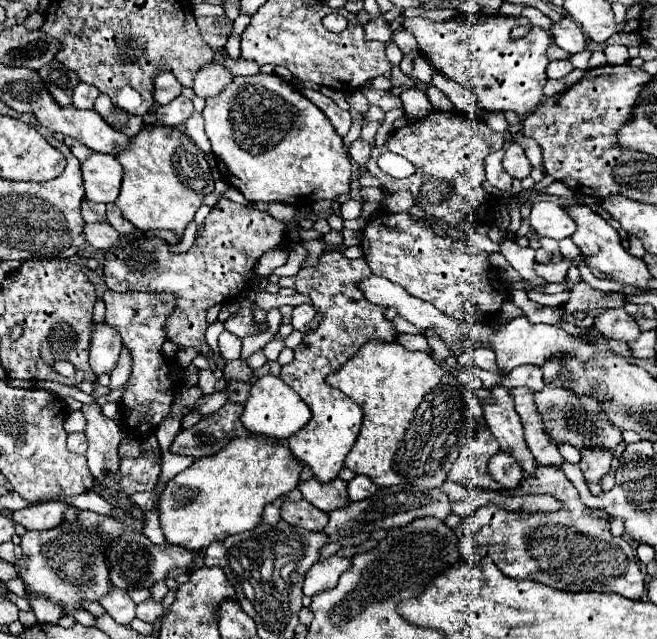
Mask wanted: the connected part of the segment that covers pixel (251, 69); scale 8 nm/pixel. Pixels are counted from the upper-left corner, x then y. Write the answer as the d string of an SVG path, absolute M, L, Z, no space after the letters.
M227 57L225 59L225 65L233 71L233 75L255 75L259 71L259 65L257 63L249 61L249 59L243 59L243 57L239 57L239 59Z

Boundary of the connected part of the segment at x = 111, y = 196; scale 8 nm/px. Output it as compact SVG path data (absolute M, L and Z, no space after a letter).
M91 151L91 155L81 161L81 173L85 183L85 197L93 203L113 203L121 187L121 165L113 155Z

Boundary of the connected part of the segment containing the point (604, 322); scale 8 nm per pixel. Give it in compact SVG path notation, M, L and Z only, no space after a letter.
M613 309L605 311L595 319L595 329L605 335L607 339L619 339L619 341L635 341L641 335L641 329L637 327L637 321L627 315L625 309Z

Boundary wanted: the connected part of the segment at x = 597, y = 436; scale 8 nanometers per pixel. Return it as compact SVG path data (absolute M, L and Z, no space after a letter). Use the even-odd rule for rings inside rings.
M545 385L541 393L535 393L535 403L537 403L539 413L543 415L547 433L557 443L567 441L577 449L585 447L585 443L589 443L591 447L617 447L621 443L621 429L613 427L605 419L605 413L601 411L599 403L591 397L583 395L583 399L575 399L575 395L567 389Z

